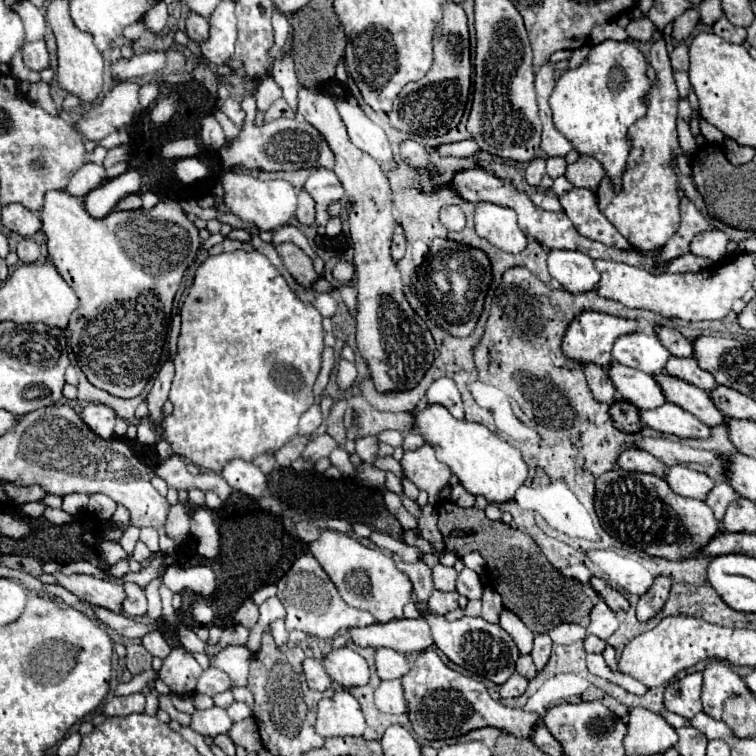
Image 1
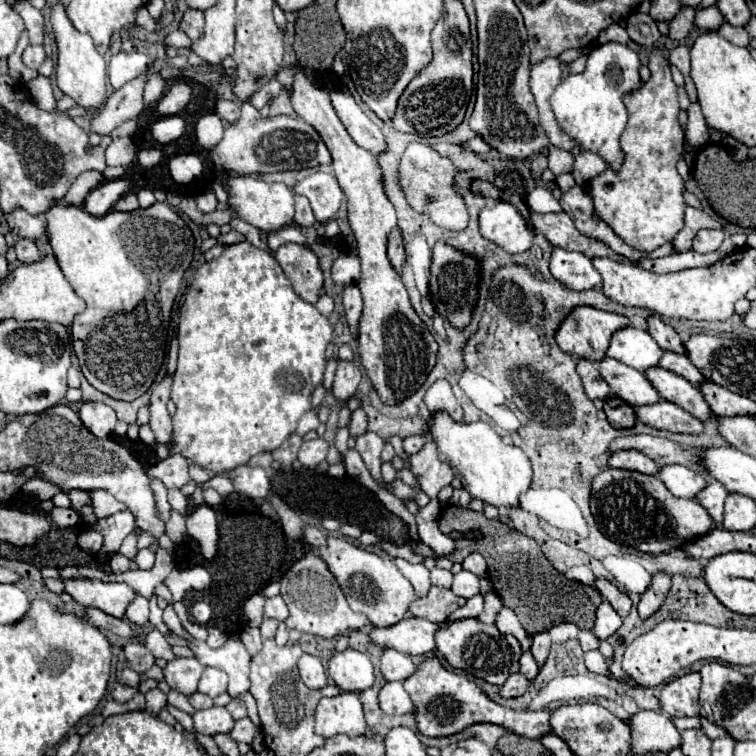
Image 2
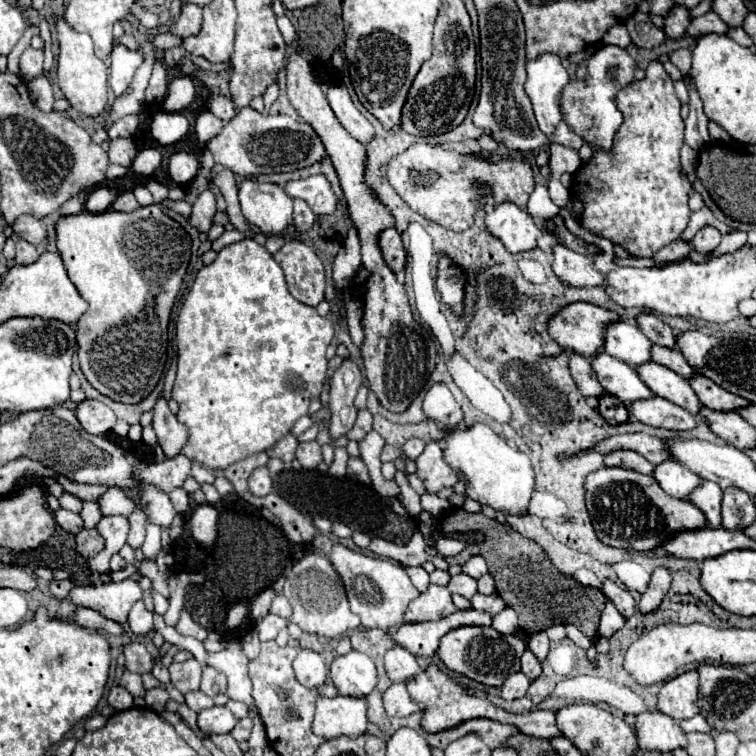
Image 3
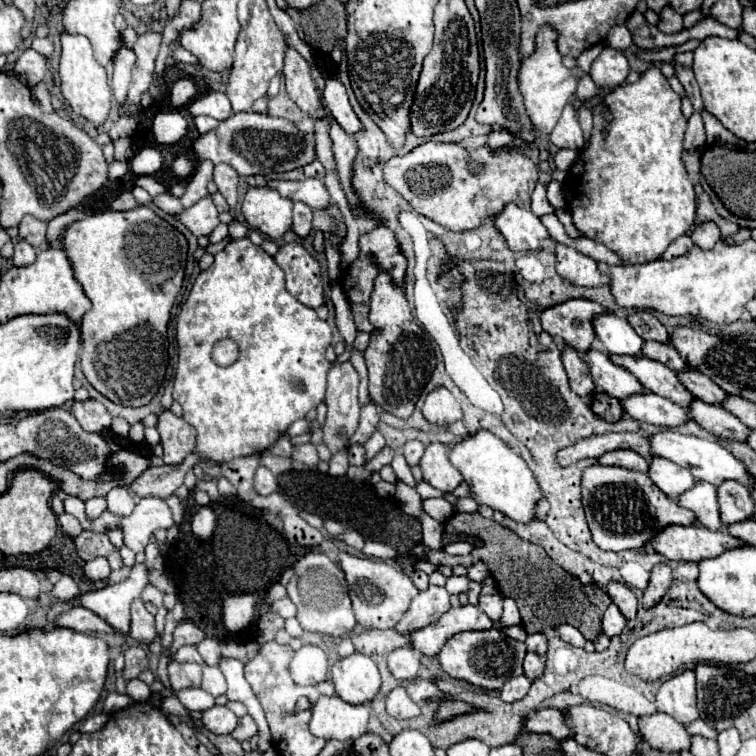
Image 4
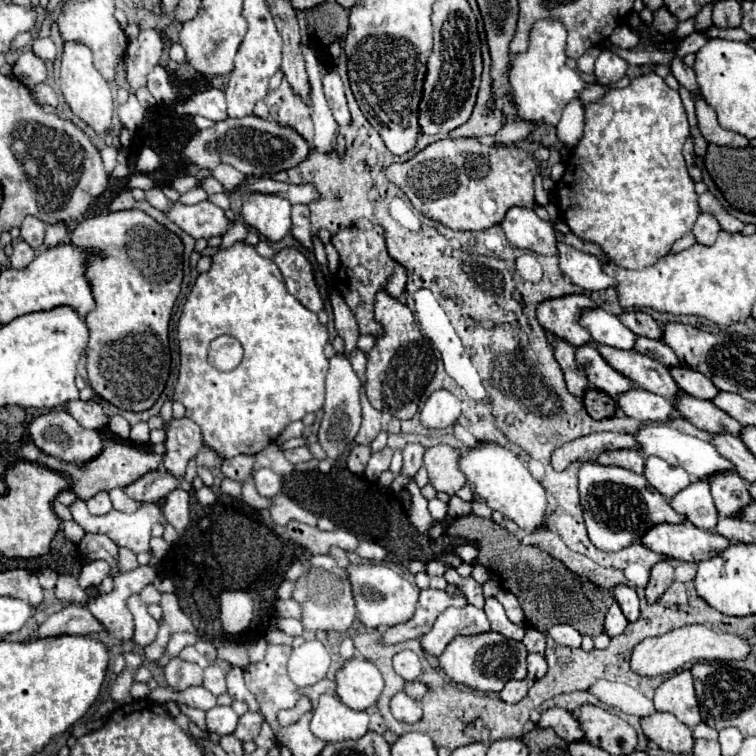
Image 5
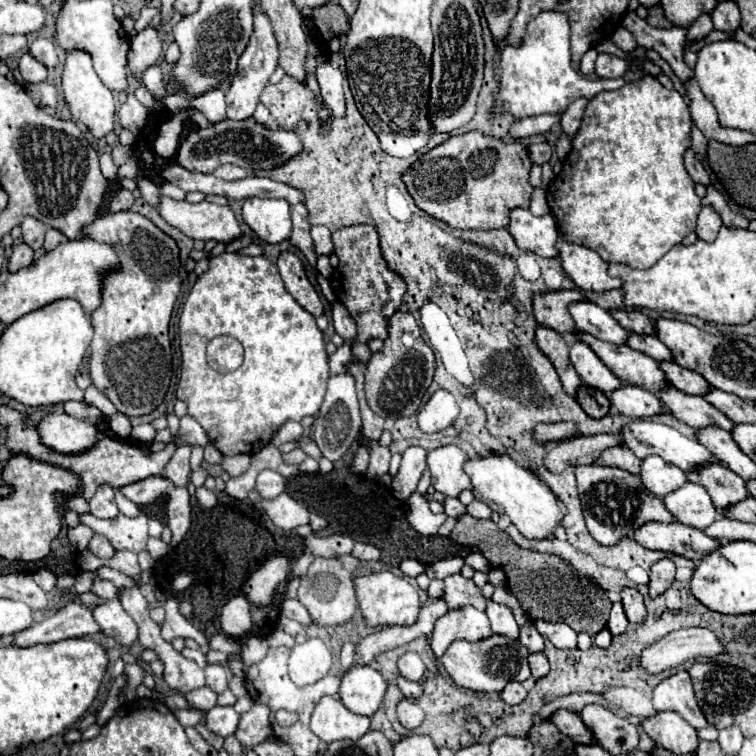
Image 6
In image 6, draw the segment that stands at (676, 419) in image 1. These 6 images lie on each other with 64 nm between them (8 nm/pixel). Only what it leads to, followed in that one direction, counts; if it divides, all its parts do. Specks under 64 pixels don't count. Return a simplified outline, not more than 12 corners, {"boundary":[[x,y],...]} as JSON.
{"boundary":[[624,384],[608,398],[632,420],[664,412],[658,394]]}

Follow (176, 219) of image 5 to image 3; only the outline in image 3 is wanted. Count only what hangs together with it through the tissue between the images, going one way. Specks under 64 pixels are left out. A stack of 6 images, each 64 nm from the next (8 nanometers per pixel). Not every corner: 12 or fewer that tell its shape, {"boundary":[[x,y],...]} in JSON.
{"boundary":[[206,190],[194,202],[188,222],[198,232],[214,224],[216,200]]}

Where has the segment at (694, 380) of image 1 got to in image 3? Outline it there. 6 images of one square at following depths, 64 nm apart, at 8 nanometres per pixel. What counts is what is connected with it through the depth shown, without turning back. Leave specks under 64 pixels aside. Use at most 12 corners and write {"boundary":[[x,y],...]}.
{"boundary":[[652,344],[652,360],[682,378],[694,376],[694,368],[678,348]]}

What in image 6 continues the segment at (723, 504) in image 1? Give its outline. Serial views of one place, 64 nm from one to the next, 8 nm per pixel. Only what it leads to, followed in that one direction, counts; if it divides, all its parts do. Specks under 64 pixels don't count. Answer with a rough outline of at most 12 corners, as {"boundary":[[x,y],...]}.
{"boundary":[[692,482],[662,498],[682,524],[706,528],[718,518],[708,492]]}

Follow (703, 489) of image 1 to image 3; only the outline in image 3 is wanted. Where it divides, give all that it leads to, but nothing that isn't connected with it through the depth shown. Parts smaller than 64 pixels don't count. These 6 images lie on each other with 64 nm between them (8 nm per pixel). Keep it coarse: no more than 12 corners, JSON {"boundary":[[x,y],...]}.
{"boundary":[[676,460],[652,476],[672,498],[686,498],[702,482]]}

